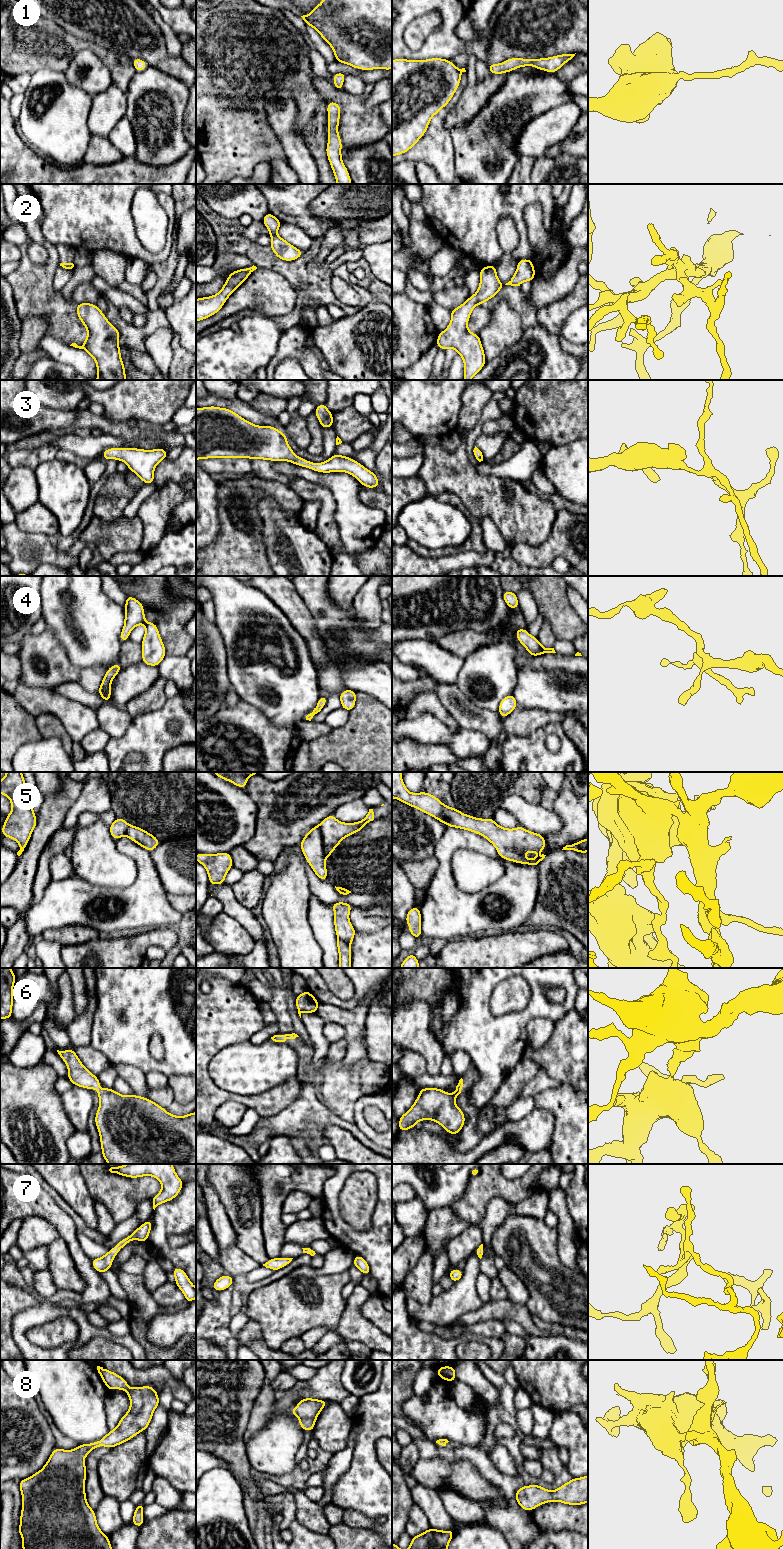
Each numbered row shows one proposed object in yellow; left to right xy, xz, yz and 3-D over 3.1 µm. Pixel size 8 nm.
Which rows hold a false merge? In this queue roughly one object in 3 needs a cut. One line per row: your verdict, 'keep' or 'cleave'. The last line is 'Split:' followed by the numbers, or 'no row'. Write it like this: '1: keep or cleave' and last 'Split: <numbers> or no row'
1: keep
2: keep
3: keep
4: keep
5: keep
6: keep
7: keep
8: keep
Split: no row

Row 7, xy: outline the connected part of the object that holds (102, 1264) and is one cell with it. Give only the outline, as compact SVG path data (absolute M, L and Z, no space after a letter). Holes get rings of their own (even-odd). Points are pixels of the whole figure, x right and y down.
M148 1219L140 1227L138 1227L131 1235L120 1240L113 1247L112 1250L108 1250L108 1252L103 1257L92 1259L91 1262L92 1262L93 1268L100 1274L110 1270L115 1256L130 1241L139 1240L141 1242L147 1242L152 1226L153 1226L153 1223L151 1219Z

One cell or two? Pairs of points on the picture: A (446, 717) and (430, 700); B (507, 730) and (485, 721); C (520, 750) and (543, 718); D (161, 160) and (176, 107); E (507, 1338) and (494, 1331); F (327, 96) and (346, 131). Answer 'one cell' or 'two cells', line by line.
A: one cell
B: two cells
C: two cells
D: one cell
E: two cells
F: one cell

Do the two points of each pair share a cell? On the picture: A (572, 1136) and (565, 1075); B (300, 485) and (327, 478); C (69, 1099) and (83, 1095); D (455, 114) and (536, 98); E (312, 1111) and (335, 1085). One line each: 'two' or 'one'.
A: two
B: two
C: one
D: two
E: one

